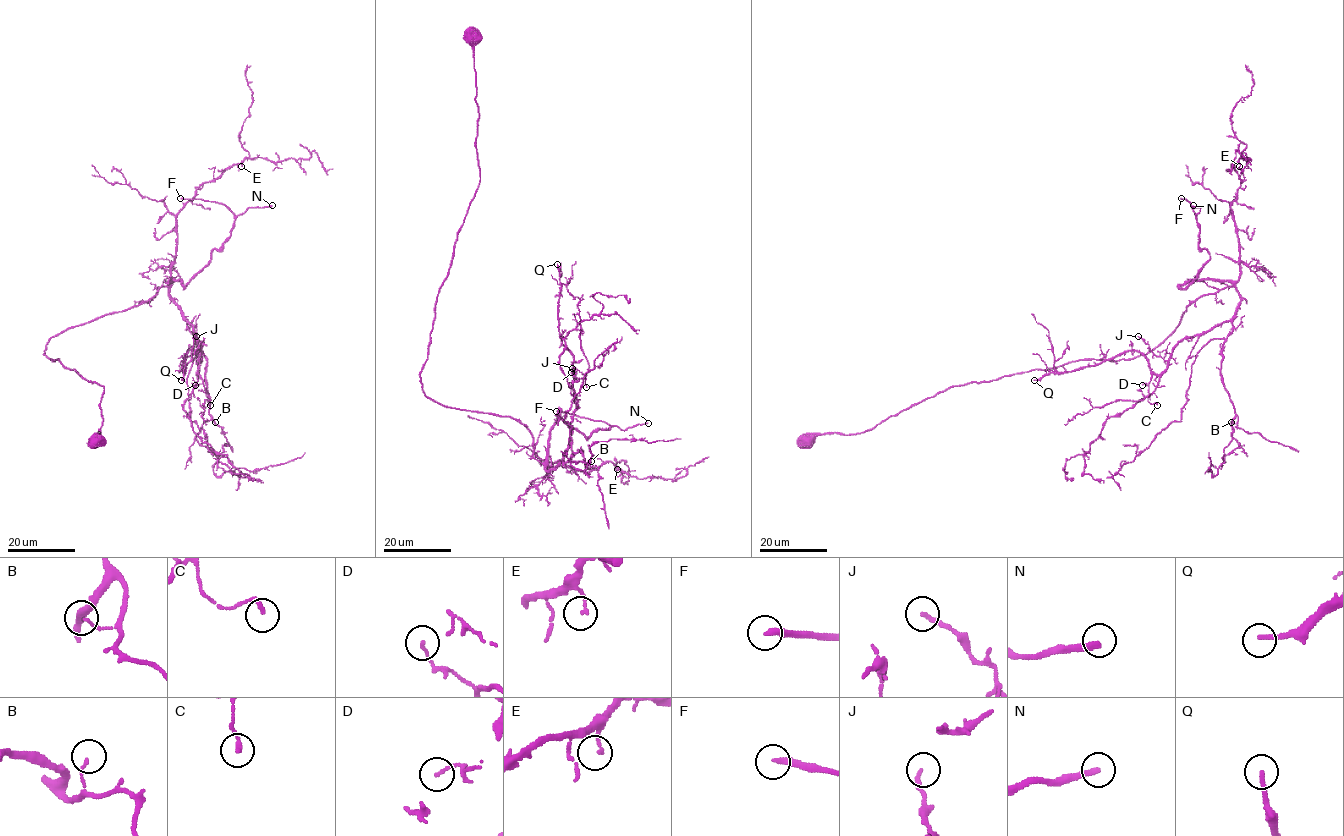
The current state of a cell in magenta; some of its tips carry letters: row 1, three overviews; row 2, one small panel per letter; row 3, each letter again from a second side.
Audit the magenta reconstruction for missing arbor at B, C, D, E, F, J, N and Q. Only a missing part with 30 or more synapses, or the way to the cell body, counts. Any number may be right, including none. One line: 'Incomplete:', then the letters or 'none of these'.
Incomplete: F, N, Q

